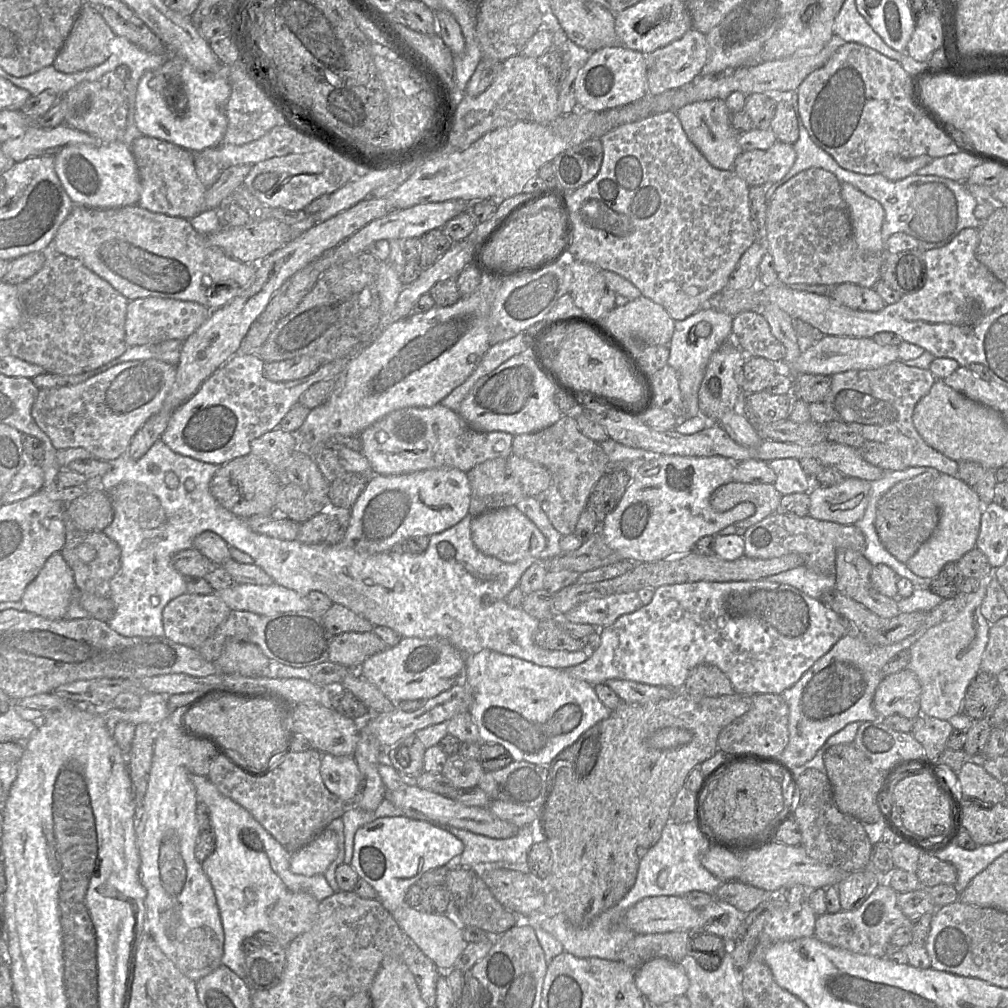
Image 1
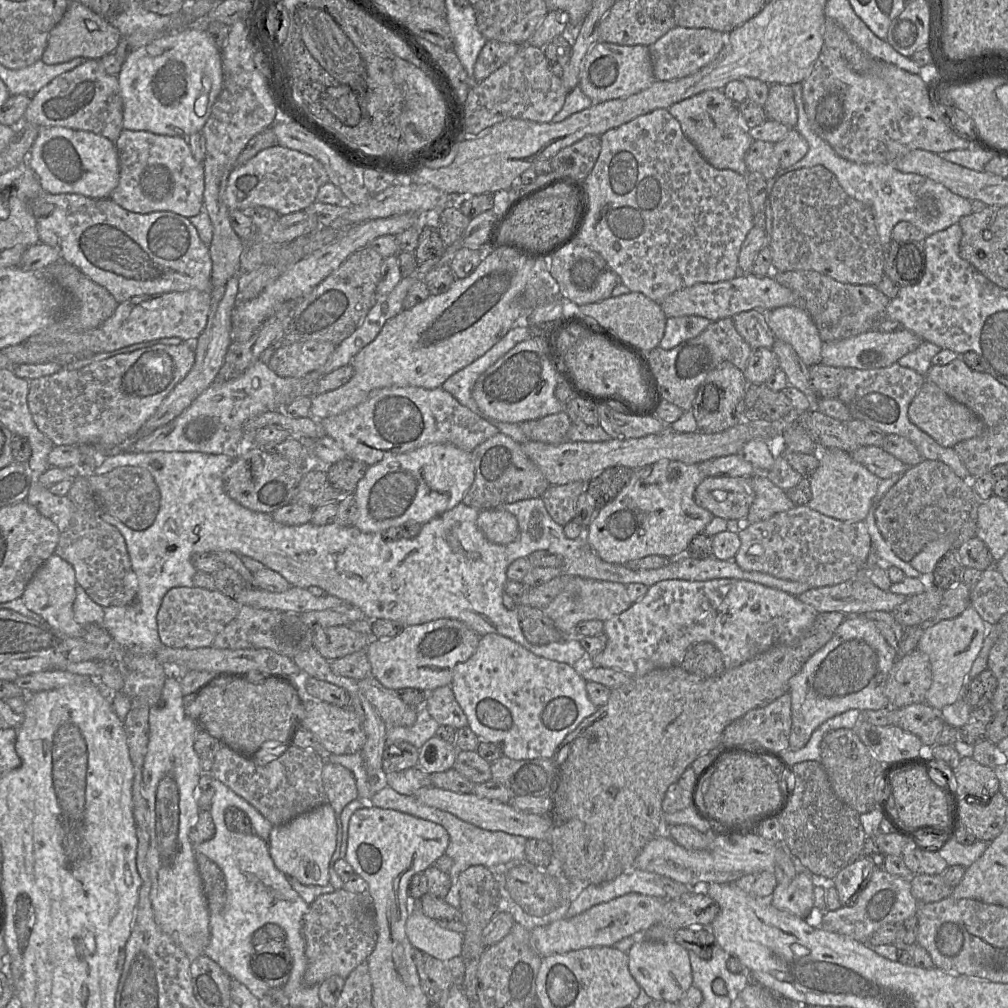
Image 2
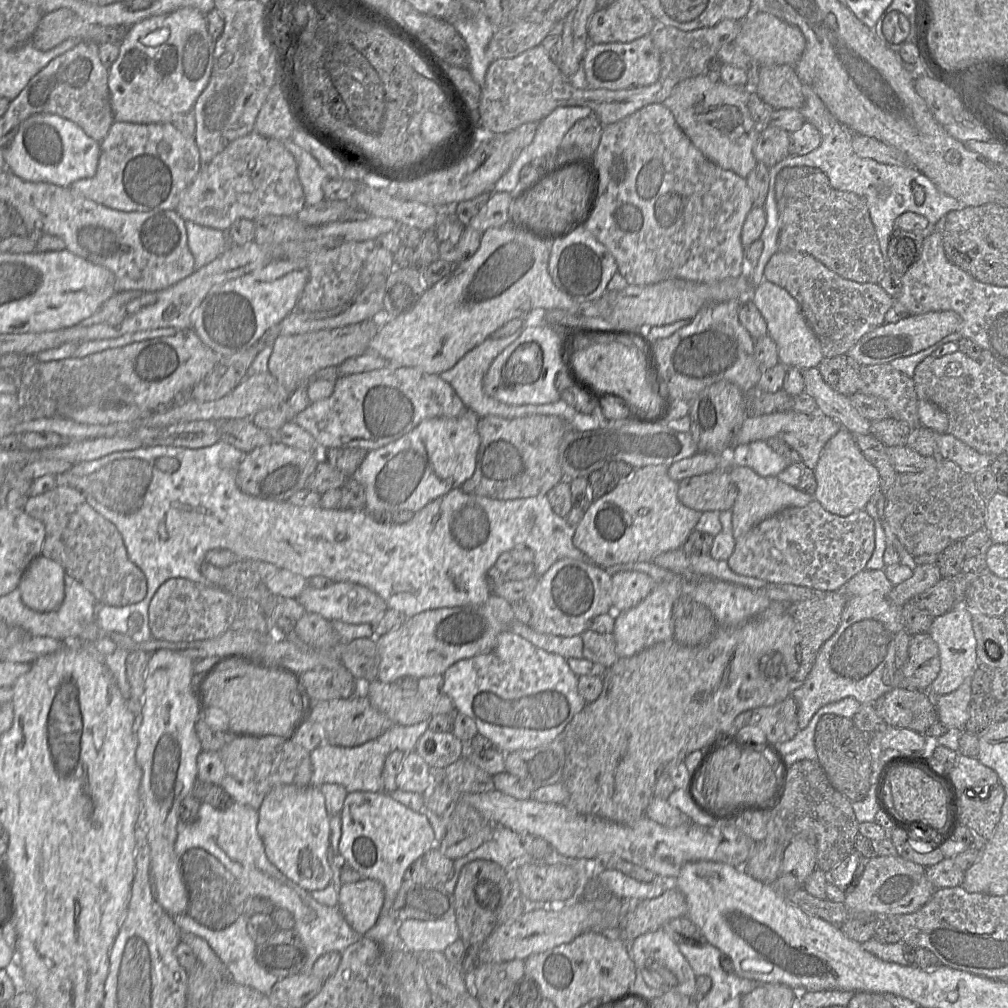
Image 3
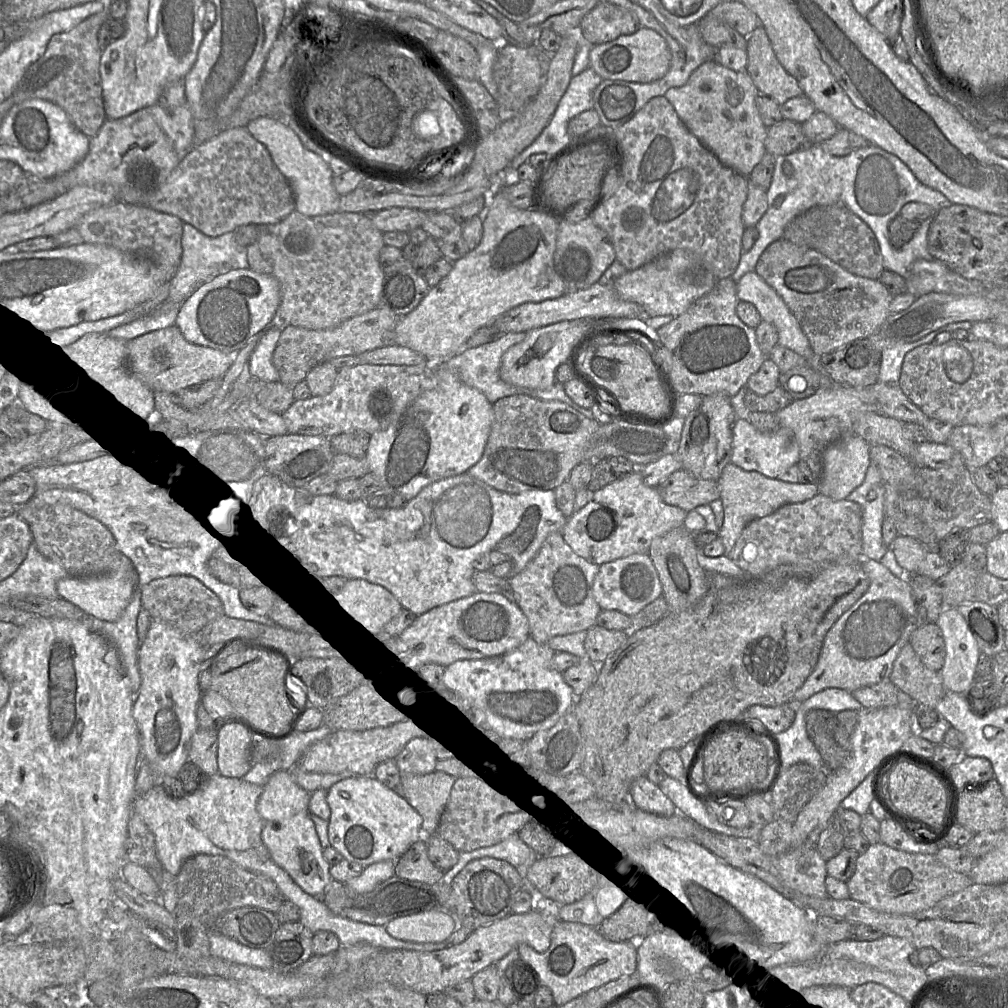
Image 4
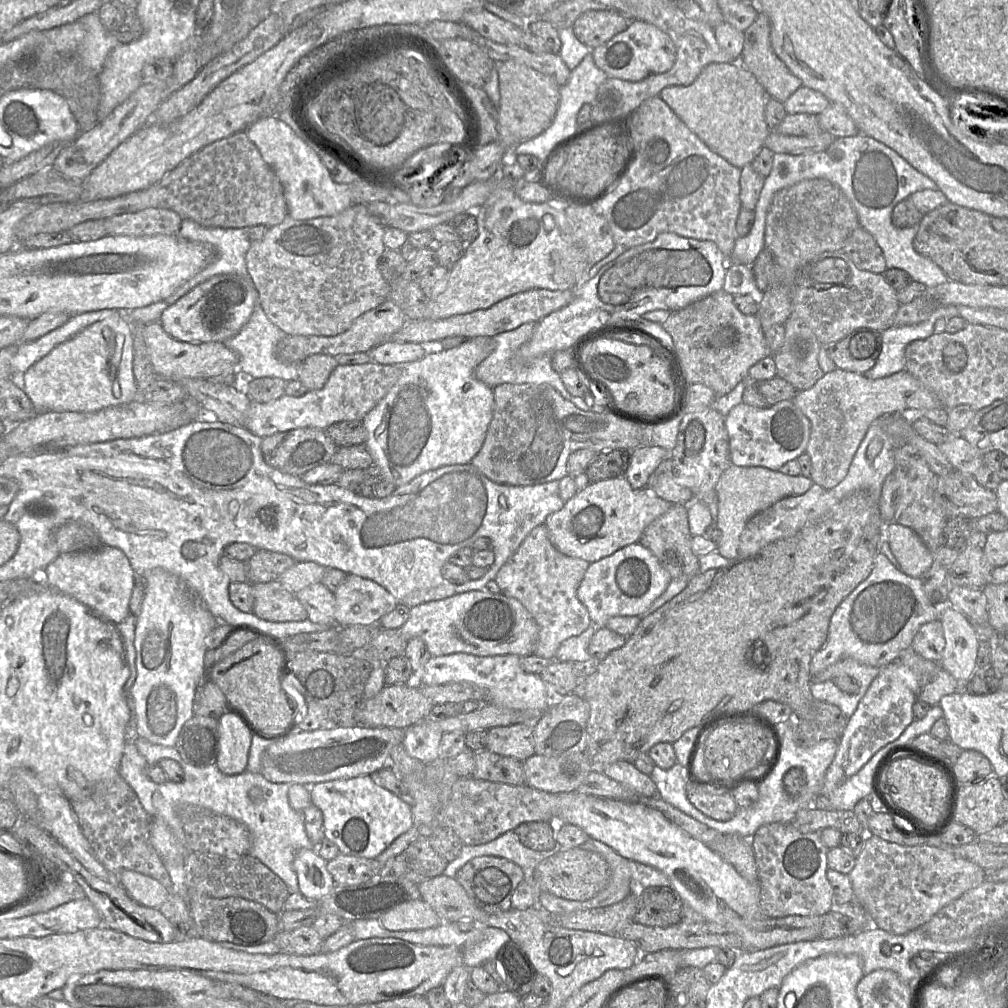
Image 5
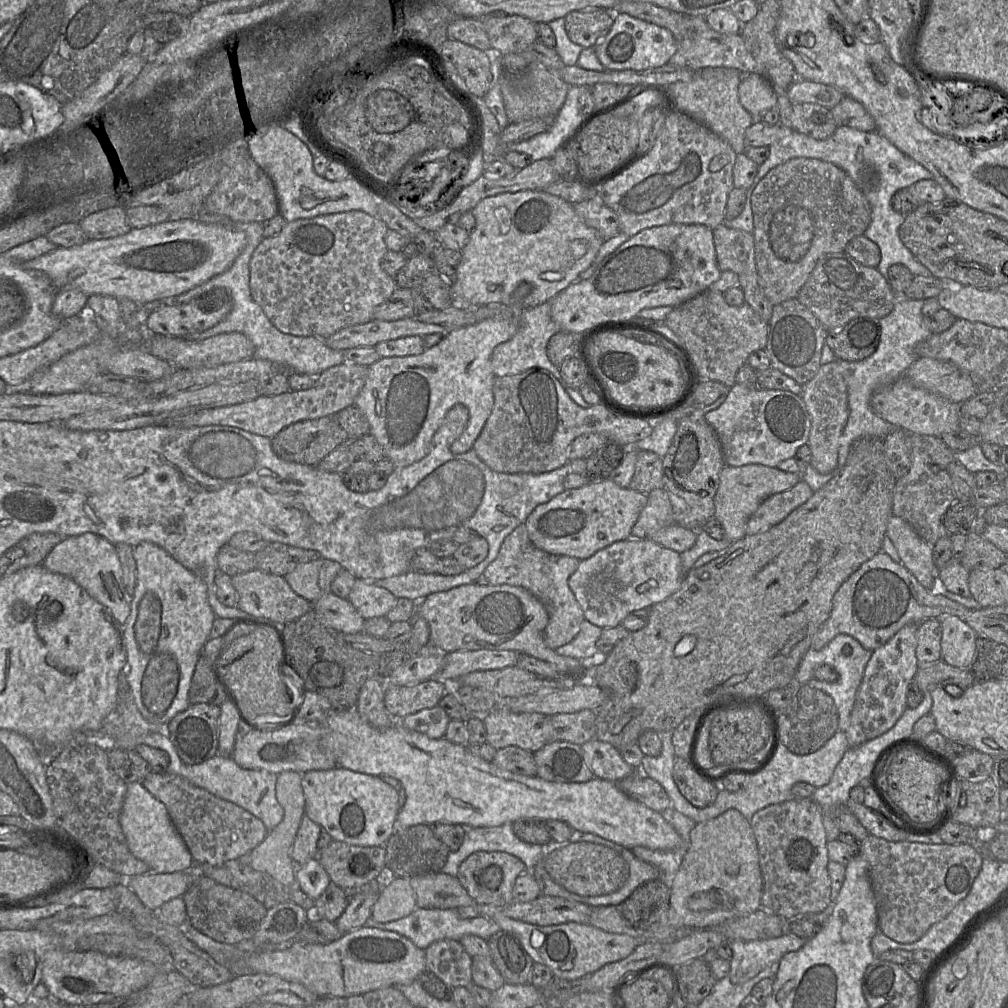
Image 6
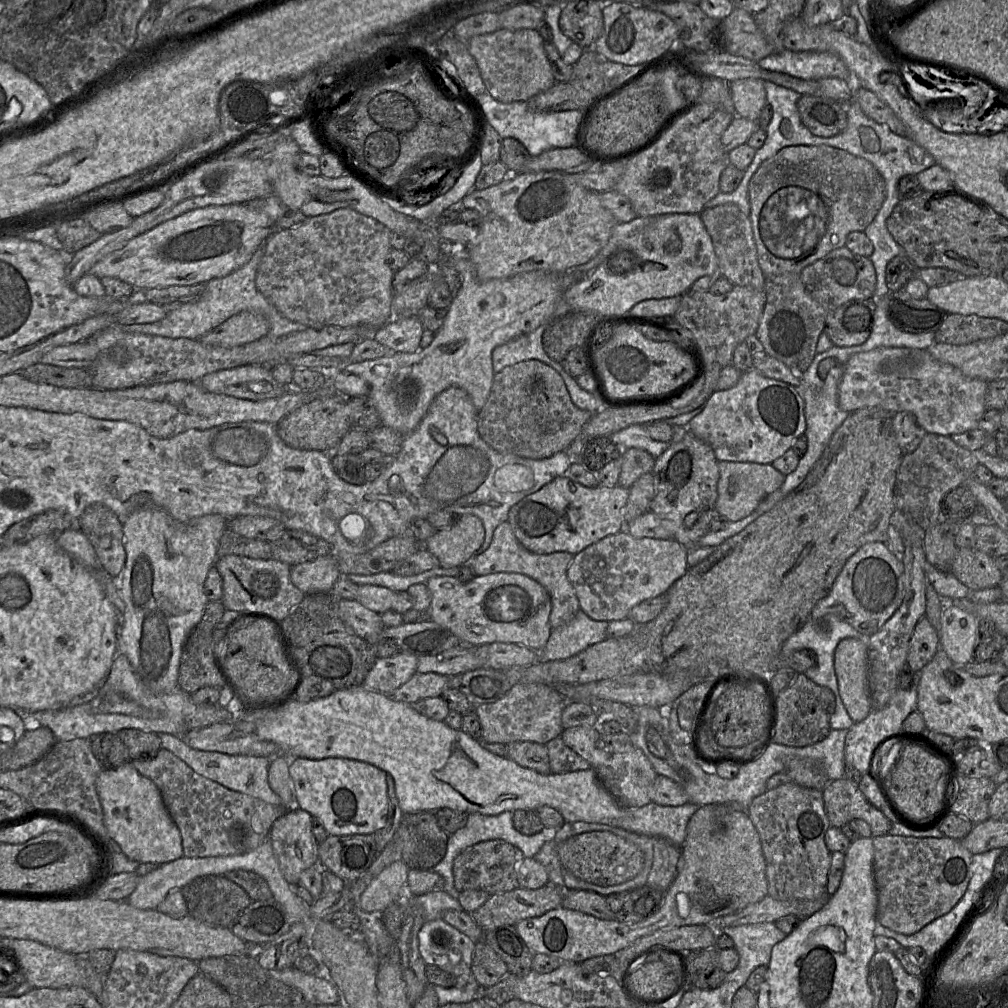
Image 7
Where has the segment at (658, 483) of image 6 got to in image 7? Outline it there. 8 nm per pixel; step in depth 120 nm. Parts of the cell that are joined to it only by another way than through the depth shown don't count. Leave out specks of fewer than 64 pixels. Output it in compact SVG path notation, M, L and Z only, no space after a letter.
M629 448L624 451L620 459L618 486L629 489L642 475L652 473L656 458L643 449Z

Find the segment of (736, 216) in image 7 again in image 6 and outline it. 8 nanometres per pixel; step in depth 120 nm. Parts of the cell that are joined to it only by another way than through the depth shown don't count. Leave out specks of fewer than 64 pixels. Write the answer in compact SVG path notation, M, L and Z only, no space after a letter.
M722 223L712 229L716 260L720 270L732 271L739 278L739 287L744 292L745 302L748 303L758 316L767 324L769 323L774 305L764 294L758 278L755 260L755 241L753 233L728 227Z

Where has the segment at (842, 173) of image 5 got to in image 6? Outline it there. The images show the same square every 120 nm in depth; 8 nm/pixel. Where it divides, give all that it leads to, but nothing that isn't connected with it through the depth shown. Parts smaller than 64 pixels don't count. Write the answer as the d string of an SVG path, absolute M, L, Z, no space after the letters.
M787 91L784 93L777 94L776 107L780 115L779 125L790 128L790 131L783 138L772 143L769 146L768 158L758 166L758 171L755 176L753 184L745 191L746 199L745 199L745 205L743 207L743 210L737 217L735 217L734 219L727 219L724 221L724 223L728 227L753 233L754 220L753 220L753 213L751 208L751 194L753 189L757 185L757 183L766 175L766 173L772 168L776 167L777 165L780 165L792 158L805 157L805 158L820 159L826 162L831 162L836 166L840 167L841 169L843 169L853 180L856 186L862 191L867 201L869 202L869 205L871 207L871 221L863 235L866 236L871 241L873 241L874 243L876 243L880 249L881 259L879 265L877 266L877 270L884 276L884 278L889 282L888 270L890 266L894 264L902 264L906 266L913 273L914 276L925 276L925 277L933 276L932 273L929 271L929 269L927 269L924 265L922 265L922 263L920 263L914 257L911 251L908 248L906 248L906 246L900 240L898 230L900 225L903 223L906 215L903 215L900 212L894 210L891 205L891 199L896 191L902 188L910 187L919 180L932 179L933 178L932 173L929 170L927 170L925 167L923 167L921 164L919 164L918 162L916 162L915 160L913 160L912 158L910 158L909 156L901 152L887 138L885 138L877 131L866 132L848 126L838 126L837 130L830 138L826 140L817 140L793 130L791 127L789 127L789 118L792 112L793 104L790 102L787 96Z

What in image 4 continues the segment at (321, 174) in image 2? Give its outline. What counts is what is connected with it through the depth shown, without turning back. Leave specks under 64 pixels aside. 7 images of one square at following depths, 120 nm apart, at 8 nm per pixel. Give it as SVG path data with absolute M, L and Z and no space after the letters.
M233 127L200 145L194 145L144 205L174 215L203 234L216 237L233 232L241 225L277 223L295 210L295 199L289 182L273 163L267 148L246 127Z

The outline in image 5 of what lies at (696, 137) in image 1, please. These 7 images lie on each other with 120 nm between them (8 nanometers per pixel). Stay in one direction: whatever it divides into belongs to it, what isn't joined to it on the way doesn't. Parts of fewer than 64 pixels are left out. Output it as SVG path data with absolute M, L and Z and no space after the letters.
M739 61L711 63L691 84L665 87L659 96L712 151L738 168L751 164L764 147L770 132L764 116L770 96Z

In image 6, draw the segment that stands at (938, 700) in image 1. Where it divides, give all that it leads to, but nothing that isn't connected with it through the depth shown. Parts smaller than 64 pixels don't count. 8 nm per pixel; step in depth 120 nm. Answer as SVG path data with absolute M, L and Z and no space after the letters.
M954 615L944 616L940 623L941 660L954 667L970 669L977 658L977 634L966 622Z

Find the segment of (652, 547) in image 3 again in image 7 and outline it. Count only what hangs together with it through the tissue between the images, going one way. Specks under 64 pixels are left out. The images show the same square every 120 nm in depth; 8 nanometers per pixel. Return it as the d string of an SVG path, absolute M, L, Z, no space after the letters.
M563 475L513 505L507 522L520 543L533 553L563 551L576 555L604 537L623 531L623 510L628 497L627 488L585 487Z

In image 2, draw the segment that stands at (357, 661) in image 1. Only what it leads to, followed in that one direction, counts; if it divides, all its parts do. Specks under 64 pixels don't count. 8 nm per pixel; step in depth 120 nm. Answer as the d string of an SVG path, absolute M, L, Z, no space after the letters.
M312 626L312 628L313 647L328 660L365 650L371 641L370 636L353 631L348 626Z

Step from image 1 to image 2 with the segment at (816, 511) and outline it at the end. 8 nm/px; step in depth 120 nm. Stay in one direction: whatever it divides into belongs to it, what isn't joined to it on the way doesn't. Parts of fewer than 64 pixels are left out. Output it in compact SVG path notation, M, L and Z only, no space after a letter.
M820 449L819 466L809 477L812 498L811 509L845 522L865 520L877 492L880 479L865 466L852 459L850 453L840 449Z

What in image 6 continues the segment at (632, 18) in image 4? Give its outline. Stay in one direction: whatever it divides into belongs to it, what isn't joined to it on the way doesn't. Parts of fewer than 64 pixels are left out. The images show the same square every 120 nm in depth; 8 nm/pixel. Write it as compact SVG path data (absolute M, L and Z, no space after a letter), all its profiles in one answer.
M588 8L572 11L564 19L565 30L572 42L583 48L594 48L609 33L614 13L603 8Z

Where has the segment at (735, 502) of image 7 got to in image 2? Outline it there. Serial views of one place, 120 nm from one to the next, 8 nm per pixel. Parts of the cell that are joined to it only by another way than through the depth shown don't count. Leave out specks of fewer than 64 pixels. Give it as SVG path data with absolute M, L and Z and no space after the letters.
M765 473L751 476L755 496L744 522L759 522L795 507L786 491L776 486Z

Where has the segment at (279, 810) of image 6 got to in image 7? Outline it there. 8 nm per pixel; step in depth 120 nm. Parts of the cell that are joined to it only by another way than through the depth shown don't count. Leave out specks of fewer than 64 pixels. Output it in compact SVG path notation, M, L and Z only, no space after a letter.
M158 734L162 748L169 750L180 758L197 774L210 779L220 785L243 794L261 799L273 805L281 804L280 797L271 789L268 783L269 758L229 755L215 751L202 751L190 748L182 739L171 734Z

